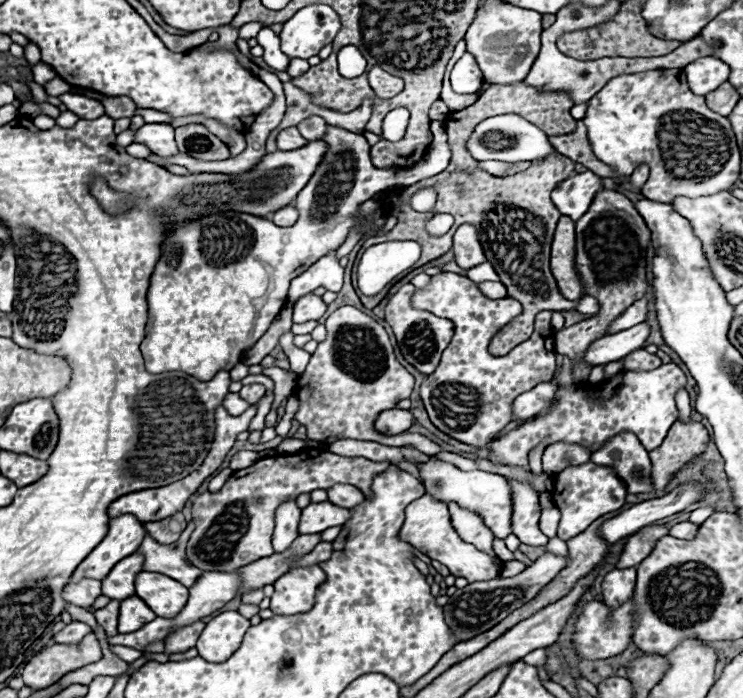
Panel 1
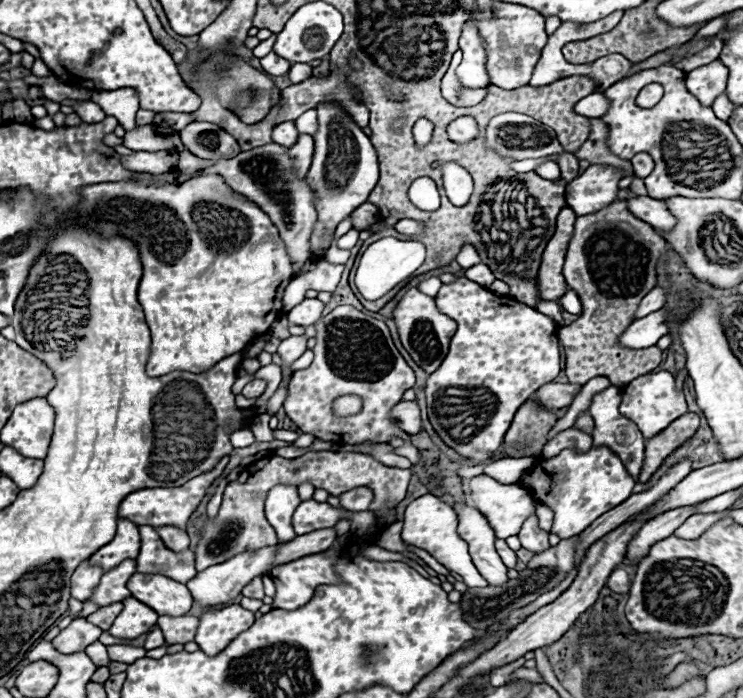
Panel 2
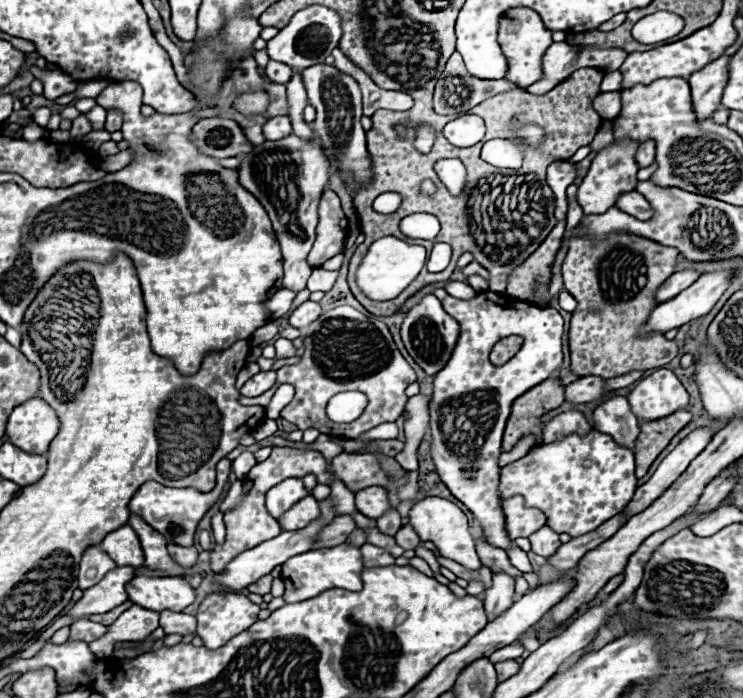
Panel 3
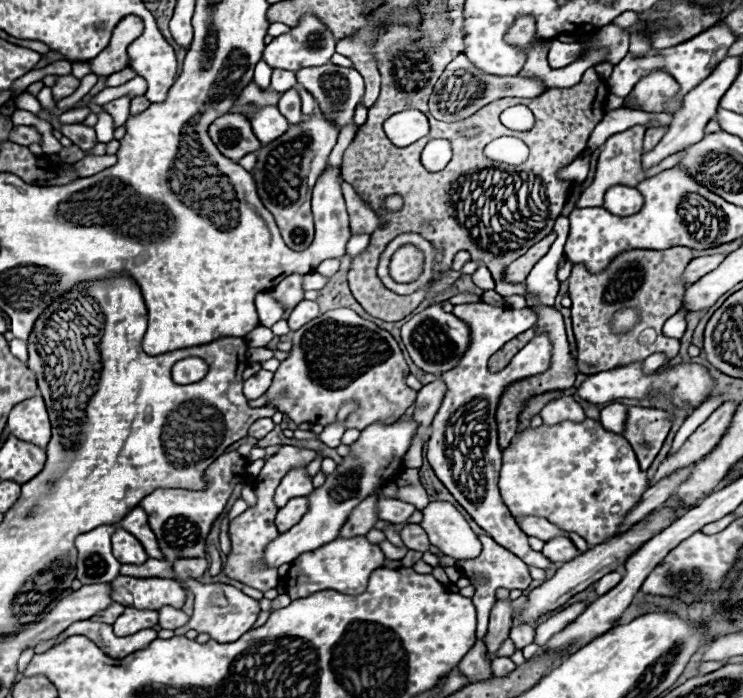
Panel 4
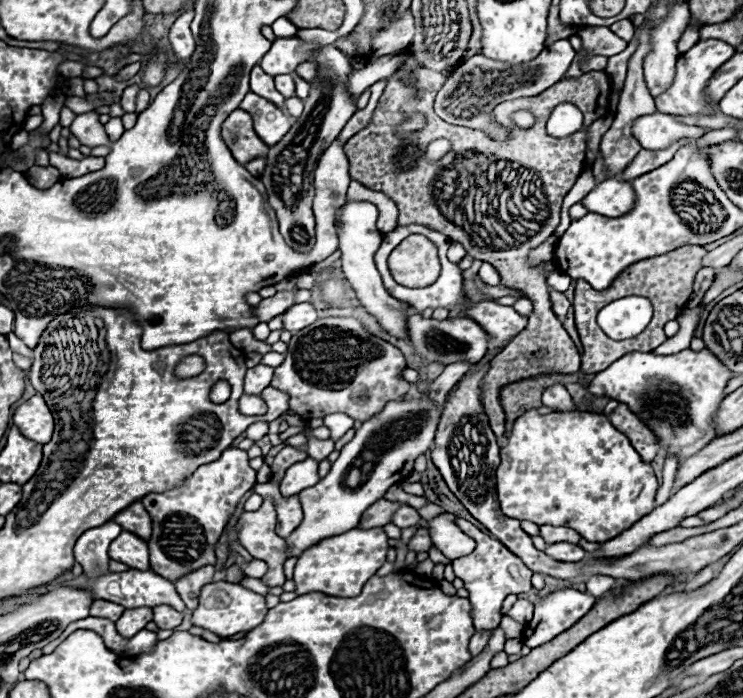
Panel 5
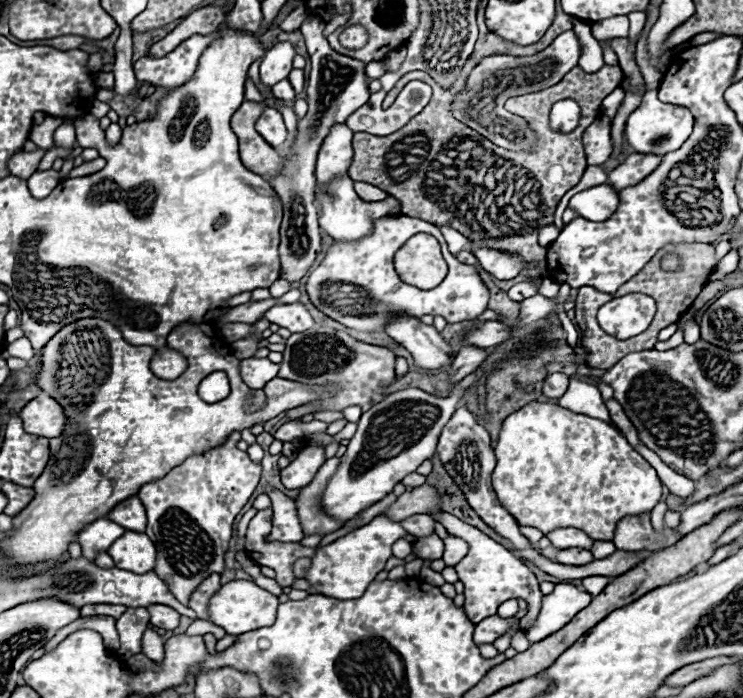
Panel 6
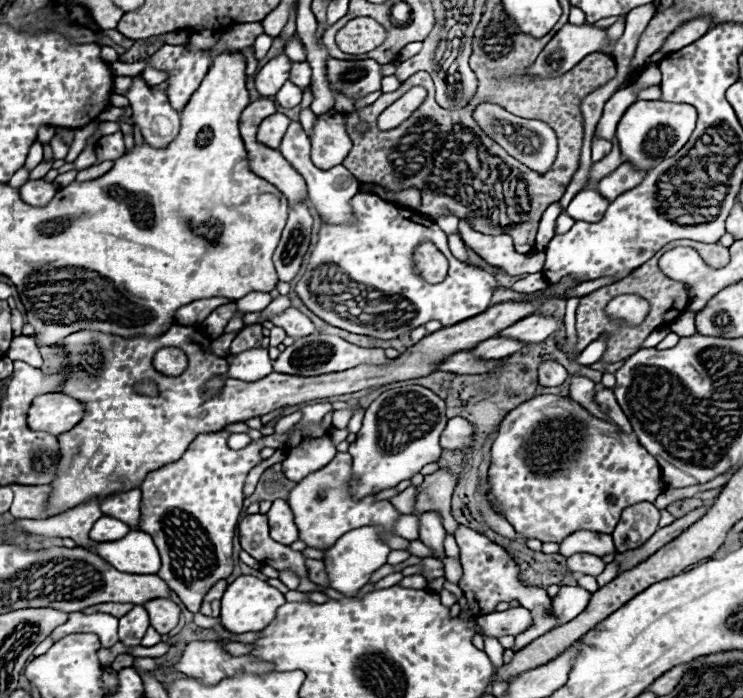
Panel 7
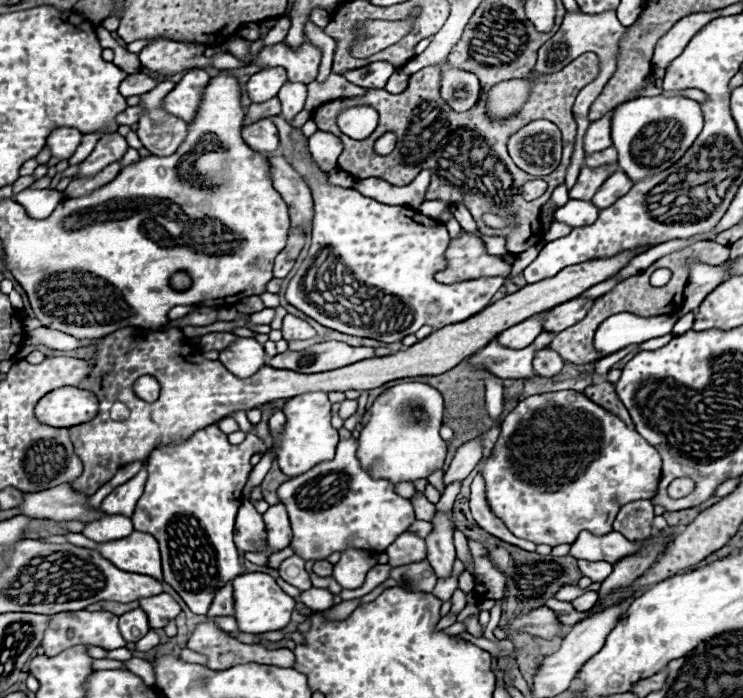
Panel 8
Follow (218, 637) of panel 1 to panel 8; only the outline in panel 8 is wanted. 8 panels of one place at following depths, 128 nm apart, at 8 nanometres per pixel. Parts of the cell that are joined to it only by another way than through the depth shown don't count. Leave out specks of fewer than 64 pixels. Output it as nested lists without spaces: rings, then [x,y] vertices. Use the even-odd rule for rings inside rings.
[[[252,572],[234,578],[232,584],[234,584],[234,618],[238,622],[240,632],[262,634],[262,632],[282,630],[288,626],[296,602],[274,582],[272,576],[262,572]]]

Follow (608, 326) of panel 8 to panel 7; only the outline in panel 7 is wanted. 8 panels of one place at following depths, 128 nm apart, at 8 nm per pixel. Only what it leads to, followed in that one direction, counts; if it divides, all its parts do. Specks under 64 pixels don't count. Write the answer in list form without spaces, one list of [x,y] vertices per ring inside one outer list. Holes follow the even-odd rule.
[[[604,338],[594,340],[590,346],[586,346],[586,348],[578,354],[576,362],[582,364],[582,366],[590,366],[590,364],[594,364],[594,362],[600,360],[600,356],[604,354],[604,350],[606,350],[606,340],[604,340]]]

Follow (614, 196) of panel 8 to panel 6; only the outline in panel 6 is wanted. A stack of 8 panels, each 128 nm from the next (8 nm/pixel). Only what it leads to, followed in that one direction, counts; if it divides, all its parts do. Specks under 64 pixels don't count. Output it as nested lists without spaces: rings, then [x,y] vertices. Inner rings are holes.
[[[630,154],[616,170],[608,174],[608,184],[614,190],[624,190],[628,186],[634,186],[642,178],[646,178],[646,174],[656,170],[660,162],[662,158],[654,154]]]

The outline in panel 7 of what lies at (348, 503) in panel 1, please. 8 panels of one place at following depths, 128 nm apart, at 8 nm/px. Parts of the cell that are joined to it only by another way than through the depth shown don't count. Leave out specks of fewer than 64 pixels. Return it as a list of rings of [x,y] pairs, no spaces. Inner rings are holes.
[[[424,512],[418,516],[418,522],[420,522],[420,540],[430,546],[436,554],[436,558],[444,560],[446,554],[444,554],[444,536],[446,536],[446,530],[442,528],[442,520],[438,514],[434,512]]]

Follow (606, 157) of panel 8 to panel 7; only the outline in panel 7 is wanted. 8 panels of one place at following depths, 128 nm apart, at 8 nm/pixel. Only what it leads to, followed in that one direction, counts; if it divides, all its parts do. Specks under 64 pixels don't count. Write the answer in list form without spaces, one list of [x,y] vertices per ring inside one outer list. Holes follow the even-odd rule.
[[[598,136],[592,138],[592,160],[594,162],[602,160],[610,150],[612,150],[612,144],[610,142],[606,142],[604,138],[598,138]]]

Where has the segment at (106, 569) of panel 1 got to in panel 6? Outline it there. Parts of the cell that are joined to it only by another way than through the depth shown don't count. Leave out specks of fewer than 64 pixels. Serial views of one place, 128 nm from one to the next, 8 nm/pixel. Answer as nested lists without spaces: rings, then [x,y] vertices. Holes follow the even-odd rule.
[[[126,532],[108,548],[108,554],[118,568],[142,574],[154,568],[156,548],[146,534]]]

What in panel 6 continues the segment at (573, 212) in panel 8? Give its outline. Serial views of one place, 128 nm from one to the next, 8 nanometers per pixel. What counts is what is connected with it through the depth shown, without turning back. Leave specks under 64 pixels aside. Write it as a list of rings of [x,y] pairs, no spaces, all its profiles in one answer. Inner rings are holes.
[[[610,184],[588,188],[570,200],[570,208],[574,208],[582,218],[600,222],[602,218],[610,218],[618,208],[618,190]]]

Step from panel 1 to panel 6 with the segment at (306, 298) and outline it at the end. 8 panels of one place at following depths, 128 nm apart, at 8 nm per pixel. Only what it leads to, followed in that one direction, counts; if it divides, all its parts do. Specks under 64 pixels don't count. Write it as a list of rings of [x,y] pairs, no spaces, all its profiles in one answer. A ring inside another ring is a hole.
[[[300,302],[274,306],[274,308],[270,308],[264,314],[264,318],[268,318],[272,324],[278,324],[280,328],[288,328],[294,334],[302,332],[302,330],[308,330],[310,326],[314,326],[314,320],[312,320],[310,312]]]

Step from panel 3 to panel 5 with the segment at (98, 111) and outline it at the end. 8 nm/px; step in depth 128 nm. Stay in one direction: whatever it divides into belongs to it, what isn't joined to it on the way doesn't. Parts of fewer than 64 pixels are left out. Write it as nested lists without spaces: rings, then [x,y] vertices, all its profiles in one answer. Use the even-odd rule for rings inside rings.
[[[110,118],[110,120],[104,124],[104,130],[106,130],[106,134],[108,134],[108,138],[110,138],[112,142],[118,140],[118,138],[122,136],[122,132],[124,132],[122,120],[120,120],[120,118]]]

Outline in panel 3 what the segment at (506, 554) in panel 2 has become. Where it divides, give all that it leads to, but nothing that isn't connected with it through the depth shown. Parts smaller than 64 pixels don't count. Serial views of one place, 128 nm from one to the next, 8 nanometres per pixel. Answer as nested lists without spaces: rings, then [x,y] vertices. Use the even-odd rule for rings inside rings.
[[[508,546],[504,550],[506,550],[506,554],[508,554],[508,558],[510,558],[510,562],[512,562],[514,568],[520,568],[522,572],[532,572],[532,566],[530,566],[526,554],[518,546]]]

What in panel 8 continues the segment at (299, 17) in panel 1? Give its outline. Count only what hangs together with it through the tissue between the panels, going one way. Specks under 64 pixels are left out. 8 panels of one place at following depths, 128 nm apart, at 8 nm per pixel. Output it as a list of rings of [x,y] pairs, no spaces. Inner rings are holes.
[[[264,68],[256,72],[248,80],[248,96],[252,102],[266,102],[278,94],[278,90],[286,84],[286,70],[282,68]]]

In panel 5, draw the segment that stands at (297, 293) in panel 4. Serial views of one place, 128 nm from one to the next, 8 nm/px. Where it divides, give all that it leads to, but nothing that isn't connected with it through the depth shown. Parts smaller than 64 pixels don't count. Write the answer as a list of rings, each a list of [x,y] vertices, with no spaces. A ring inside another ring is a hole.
[[[282,290],[276,292],[270,298],[264,298],[256,308],[254,308],[254,316],[260,322],[270,322],[274,316],[284,314],[292,304],[294,304],[294,292],[296,290]]]

